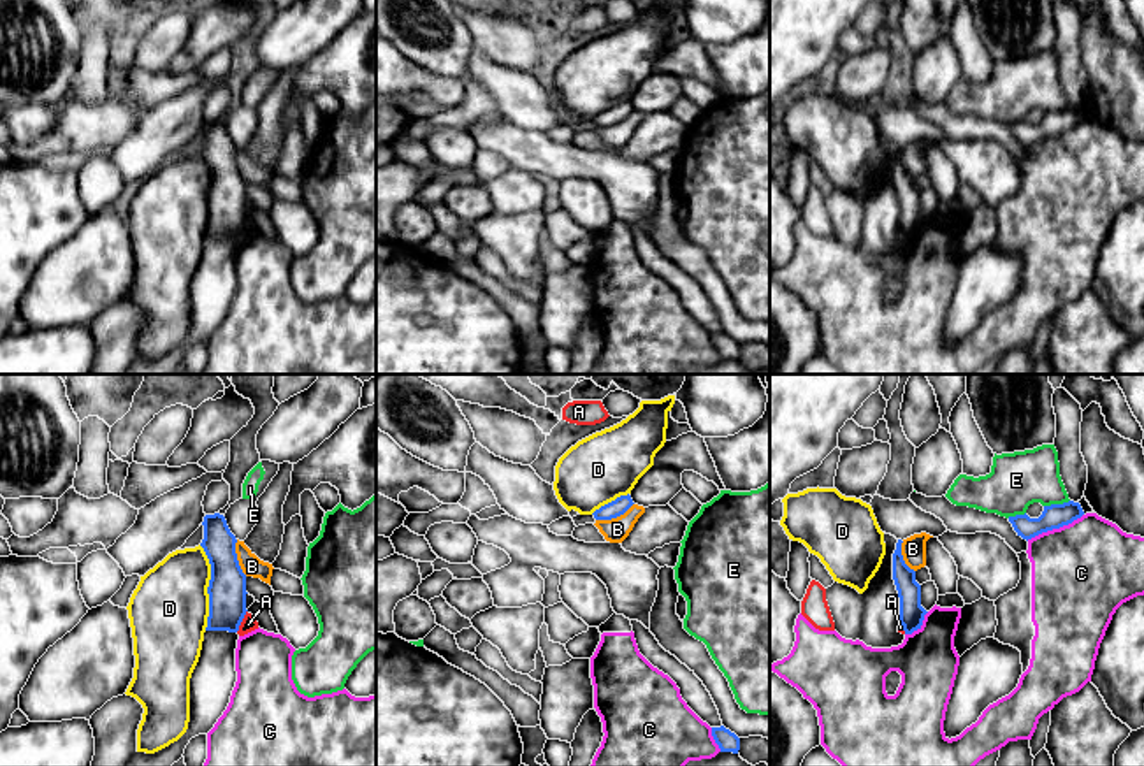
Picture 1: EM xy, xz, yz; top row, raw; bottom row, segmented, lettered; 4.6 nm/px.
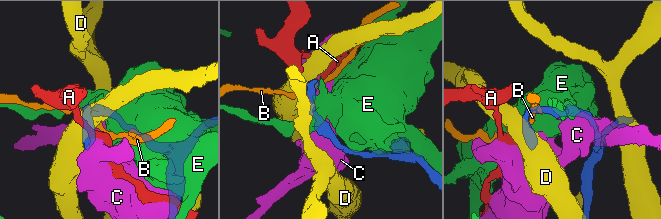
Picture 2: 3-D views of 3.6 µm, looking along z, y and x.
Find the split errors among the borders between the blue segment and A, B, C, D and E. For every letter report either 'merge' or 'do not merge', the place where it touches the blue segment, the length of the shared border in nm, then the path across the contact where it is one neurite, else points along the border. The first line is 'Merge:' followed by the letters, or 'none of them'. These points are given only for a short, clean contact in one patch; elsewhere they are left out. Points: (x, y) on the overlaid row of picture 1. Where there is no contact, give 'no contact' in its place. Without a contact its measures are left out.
Merge: none of them
A: do not merge; contact xy (241, 621); length 120 nm; border xy (246, 610), (236, 631)
B: do not merge; contact xz (614, 517); length 190 nm
C: do not merge; contact yz (1055, 527); length 300 nm
D: do not merge; contact xy (208, 587); length 400 nm
E: do not merge; contact yz (1057, 505); length 120 nm

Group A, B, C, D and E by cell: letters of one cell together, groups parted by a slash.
A / B / C / D / E

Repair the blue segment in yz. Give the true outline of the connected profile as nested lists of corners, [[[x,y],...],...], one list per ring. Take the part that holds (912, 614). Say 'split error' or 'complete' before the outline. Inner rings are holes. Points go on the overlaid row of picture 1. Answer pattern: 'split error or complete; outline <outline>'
complete; outline [[[898,539],[893,553],[893,580],[900,597],[900,624],[905,634],[912,634],[921,629],[928,611],[921,606],[921,585],[916,582],[916,571],[903,560],[901,543]]]

